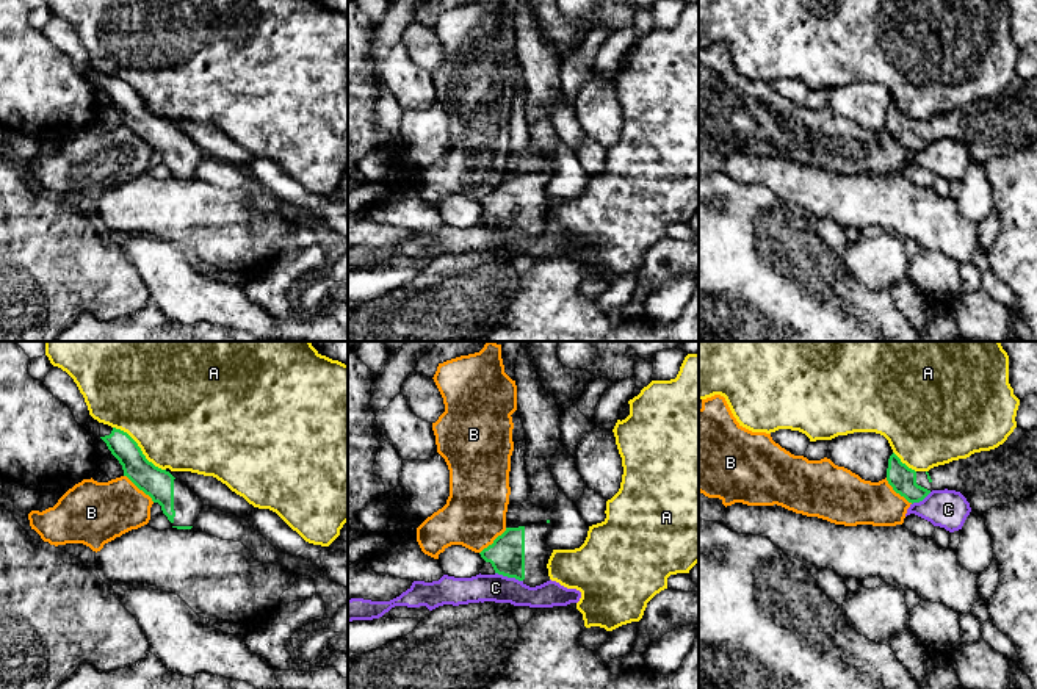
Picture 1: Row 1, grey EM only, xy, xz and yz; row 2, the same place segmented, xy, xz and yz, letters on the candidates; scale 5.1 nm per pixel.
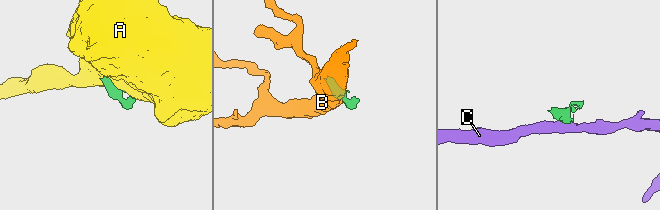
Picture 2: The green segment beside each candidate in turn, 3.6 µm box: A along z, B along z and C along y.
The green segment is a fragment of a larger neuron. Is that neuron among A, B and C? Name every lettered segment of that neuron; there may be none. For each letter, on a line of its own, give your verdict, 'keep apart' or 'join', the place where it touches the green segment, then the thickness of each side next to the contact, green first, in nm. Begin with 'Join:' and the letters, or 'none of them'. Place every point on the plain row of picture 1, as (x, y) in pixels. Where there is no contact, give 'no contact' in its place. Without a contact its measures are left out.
Join: none of them
A: keep apart; meets green in xy at (140, 97); 160 nm thick on the green side, 500 nm on the other
B: keep apart; meets green in xy at (140, 138); 160 nm thick on the green side, 320 nm on the other
C: keep apart; meets green in xz at (509, 226); 190 nm thick on the green side, 140 nm on the other

